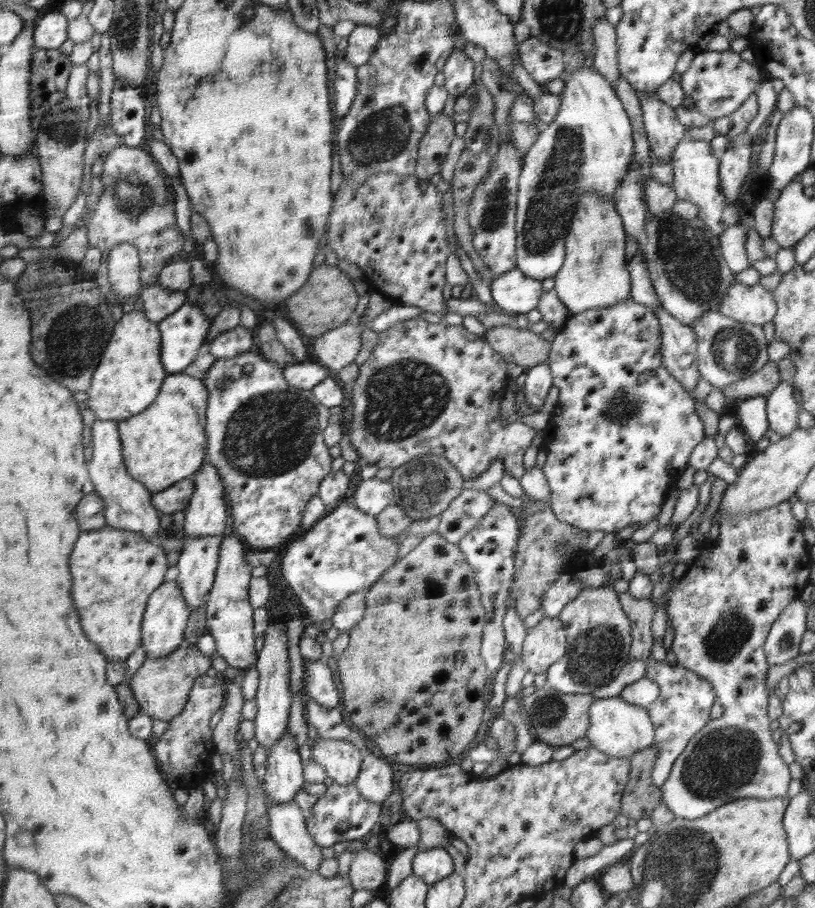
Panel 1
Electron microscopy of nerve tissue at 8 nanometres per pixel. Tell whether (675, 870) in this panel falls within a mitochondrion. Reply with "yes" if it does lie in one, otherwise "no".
yes

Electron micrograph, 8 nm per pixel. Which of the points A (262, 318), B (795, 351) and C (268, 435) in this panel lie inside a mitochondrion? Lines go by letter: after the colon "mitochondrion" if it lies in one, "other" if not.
A: other
B: other
C: mitochondrion

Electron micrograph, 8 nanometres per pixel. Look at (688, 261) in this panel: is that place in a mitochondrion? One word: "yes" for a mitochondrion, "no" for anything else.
yes

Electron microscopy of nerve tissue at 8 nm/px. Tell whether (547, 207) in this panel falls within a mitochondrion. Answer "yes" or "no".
yes

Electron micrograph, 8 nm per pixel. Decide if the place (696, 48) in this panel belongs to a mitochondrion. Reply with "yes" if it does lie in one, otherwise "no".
no

